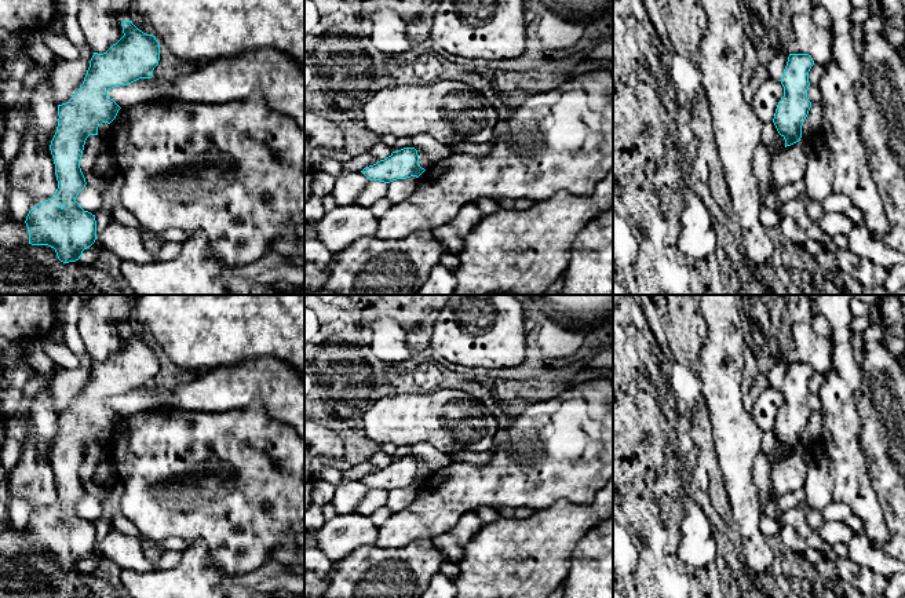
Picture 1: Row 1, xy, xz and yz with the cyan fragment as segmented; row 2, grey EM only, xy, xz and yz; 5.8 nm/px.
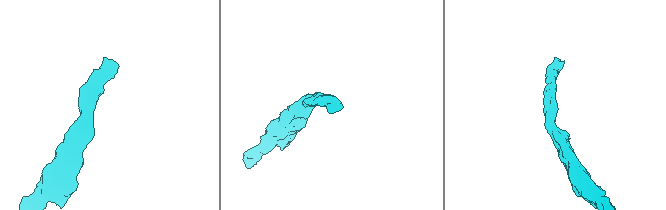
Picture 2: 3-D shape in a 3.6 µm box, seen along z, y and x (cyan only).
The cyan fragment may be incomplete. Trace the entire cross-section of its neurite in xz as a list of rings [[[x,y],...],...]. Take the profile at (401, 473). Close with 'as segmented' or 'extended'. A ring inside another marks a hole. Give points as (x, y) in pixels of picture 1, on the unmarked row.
[[[404,456],[393,460],[387,467],[364,477],[361,481],[369,489],[390,492],[410,485],[419,486],[426,478],[419,474],[419,463],[415,456]]]; as segmented

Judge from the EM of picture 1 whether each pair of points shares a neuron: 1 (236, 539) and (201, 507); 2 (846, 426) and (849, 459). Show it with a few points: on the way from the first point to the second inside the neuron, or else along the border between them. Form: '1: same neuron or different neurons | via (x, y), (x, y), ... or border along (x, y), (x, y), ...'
1: same neuron | via (227, 531), (210, 513)
2: same neuron | via (846, 434), (846, 451)

